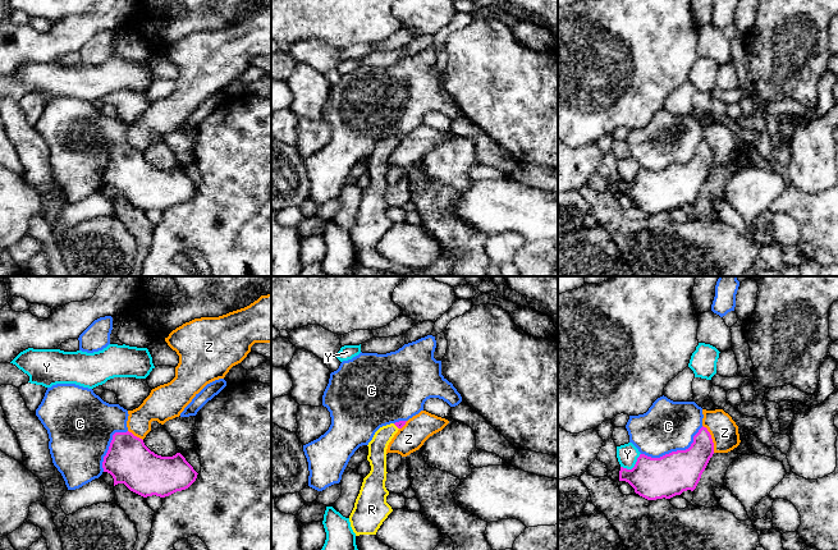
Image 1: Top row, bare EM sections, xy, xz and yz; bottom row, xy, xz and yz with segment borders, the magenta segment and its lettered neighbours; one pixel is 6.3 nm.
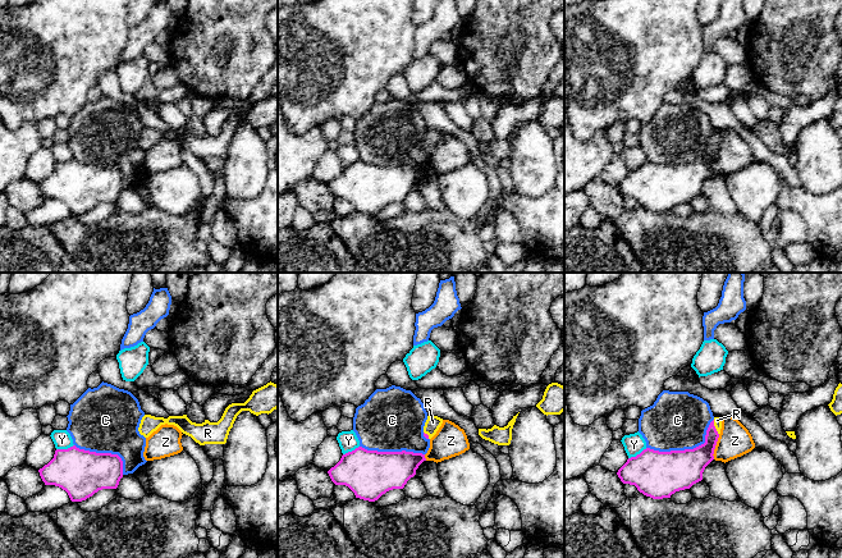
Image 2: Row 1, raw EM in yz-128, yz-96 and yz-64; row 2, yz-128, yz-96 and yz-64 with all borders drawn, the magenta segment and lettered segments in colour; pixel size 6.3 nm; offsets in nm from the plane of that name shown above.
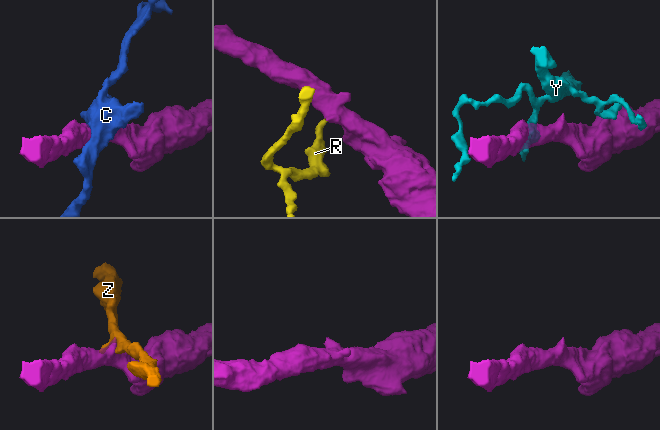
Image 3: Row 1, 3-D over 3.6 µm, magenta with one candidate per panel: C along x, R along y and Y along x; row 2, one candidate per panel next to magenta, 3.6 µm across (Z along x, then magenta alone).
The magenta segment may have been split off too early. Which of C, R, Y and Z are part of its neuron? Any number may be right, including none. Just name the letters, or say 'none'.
R

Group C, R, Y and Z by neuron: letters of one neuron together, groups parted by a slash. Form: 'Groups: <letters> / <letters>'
Groups: C / R / Y / Z

